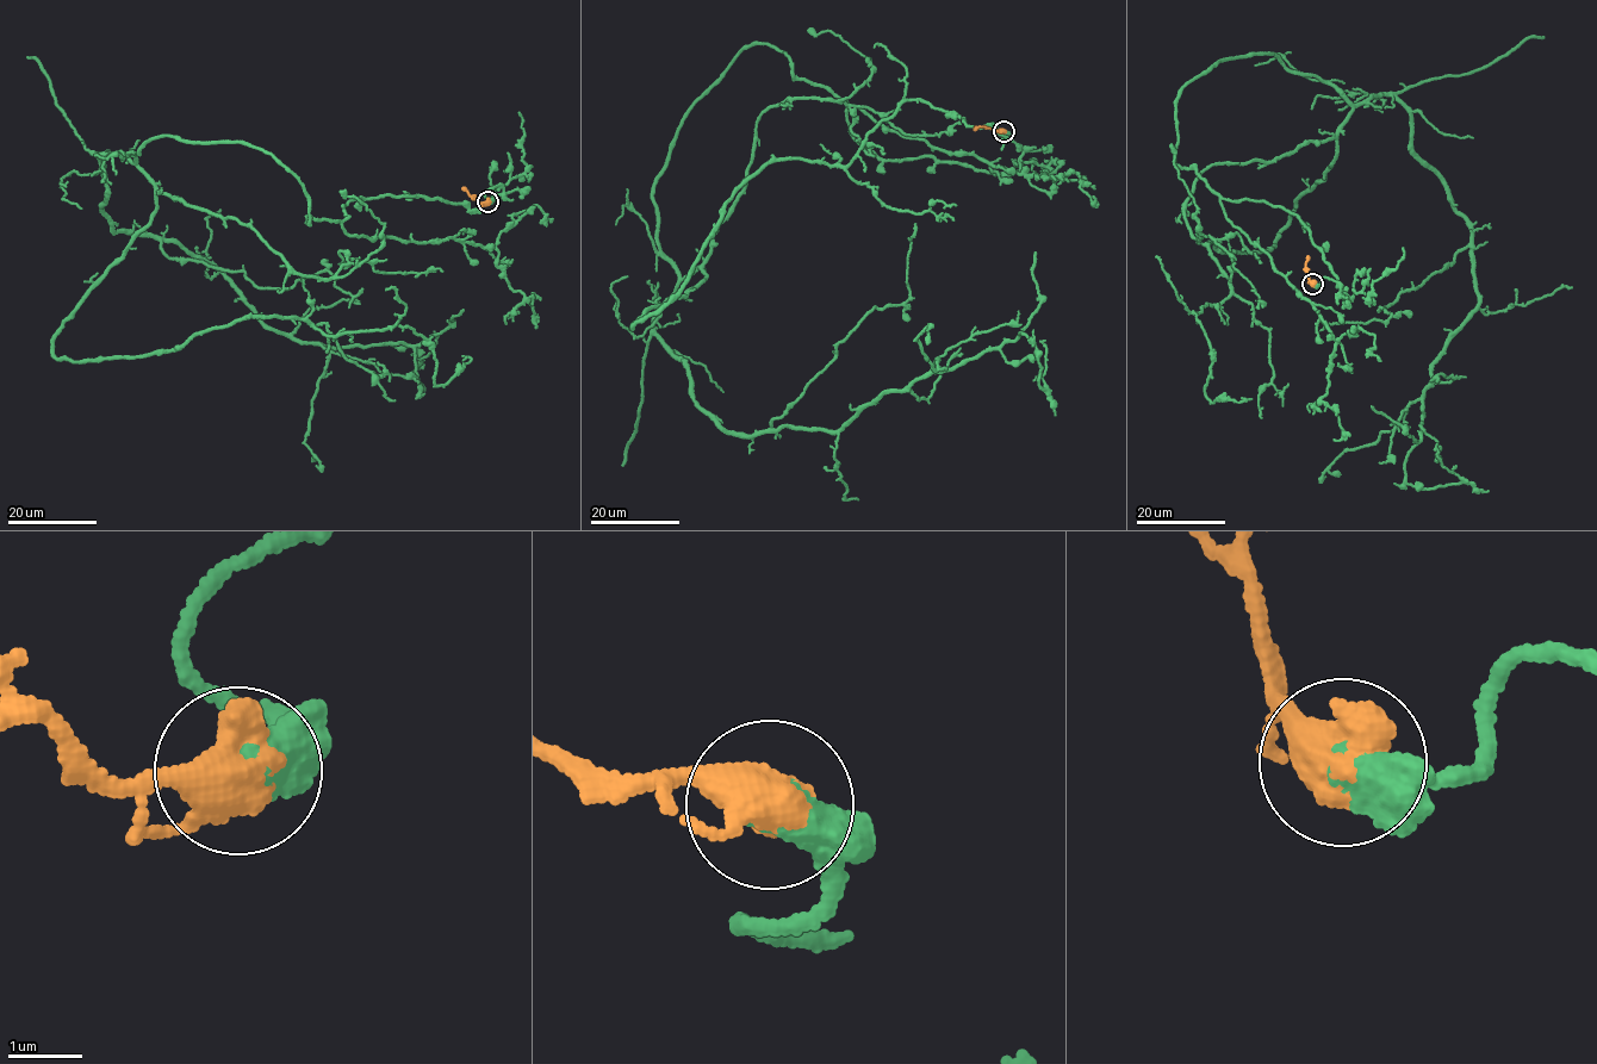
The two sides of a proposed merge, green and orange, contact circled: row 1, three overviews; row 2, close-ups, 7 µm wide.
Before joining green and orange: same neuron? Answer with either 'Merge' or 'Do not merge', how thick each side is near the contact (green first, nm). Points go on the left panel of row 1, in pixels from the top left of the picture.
Merge. Thickness 600 nm (green) against 550 nm

